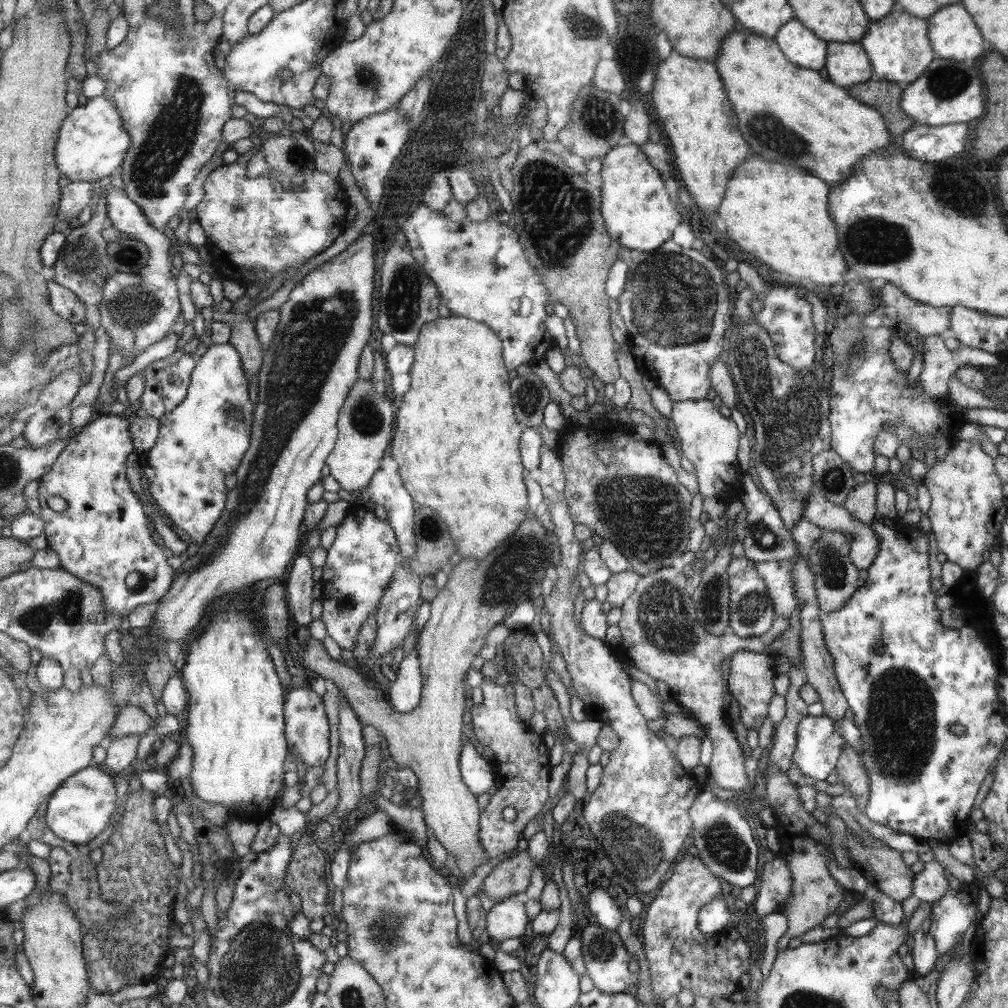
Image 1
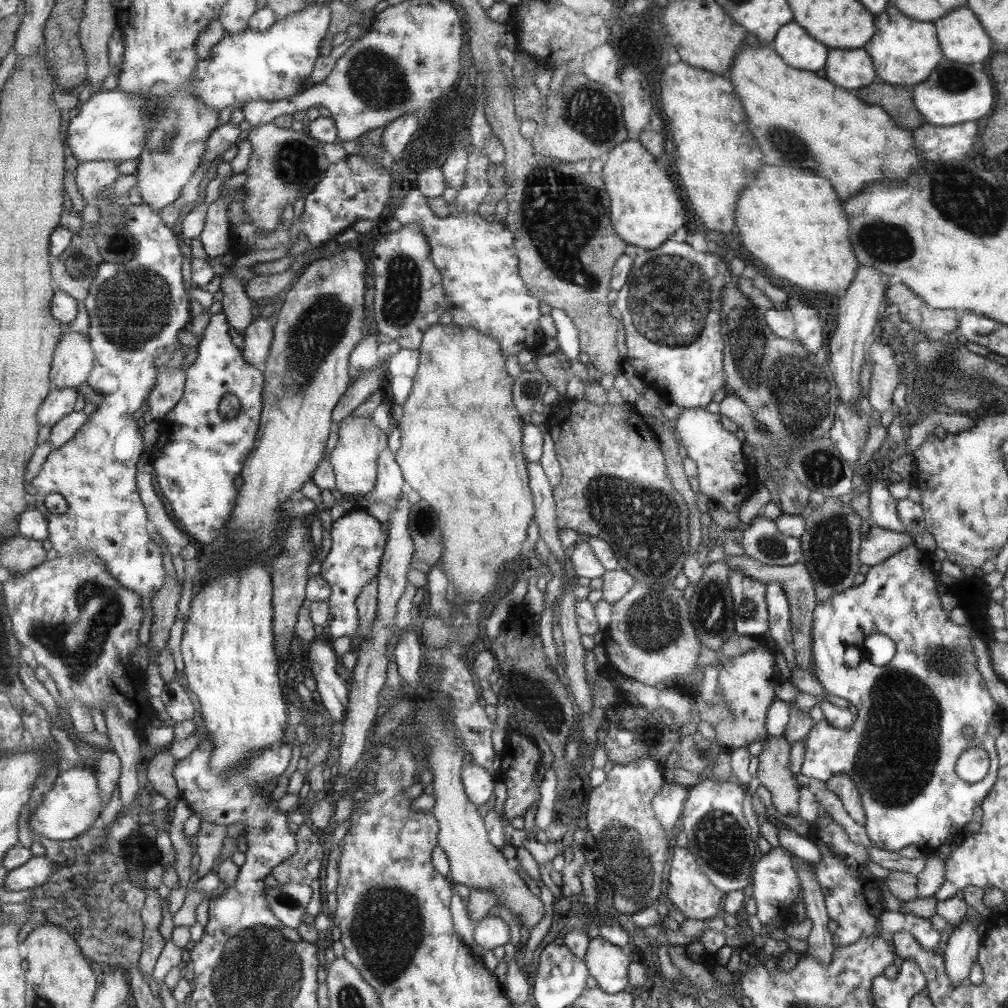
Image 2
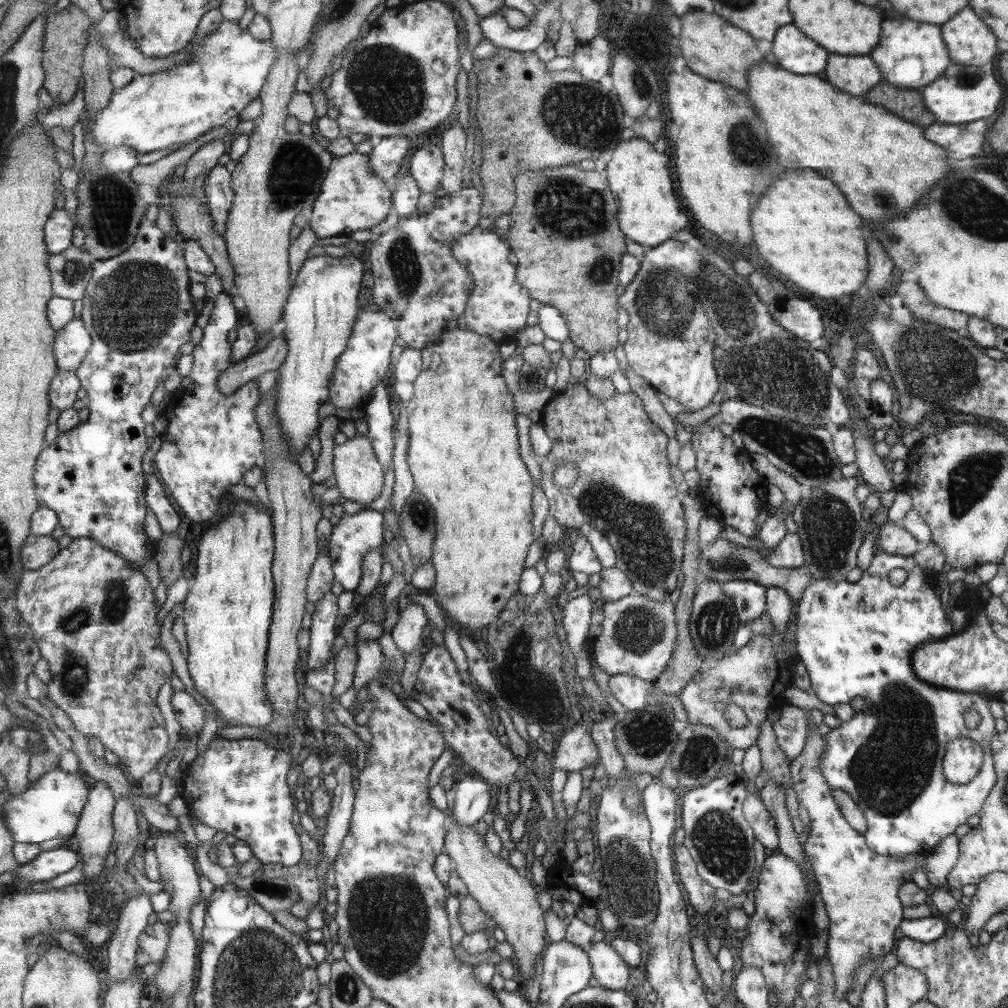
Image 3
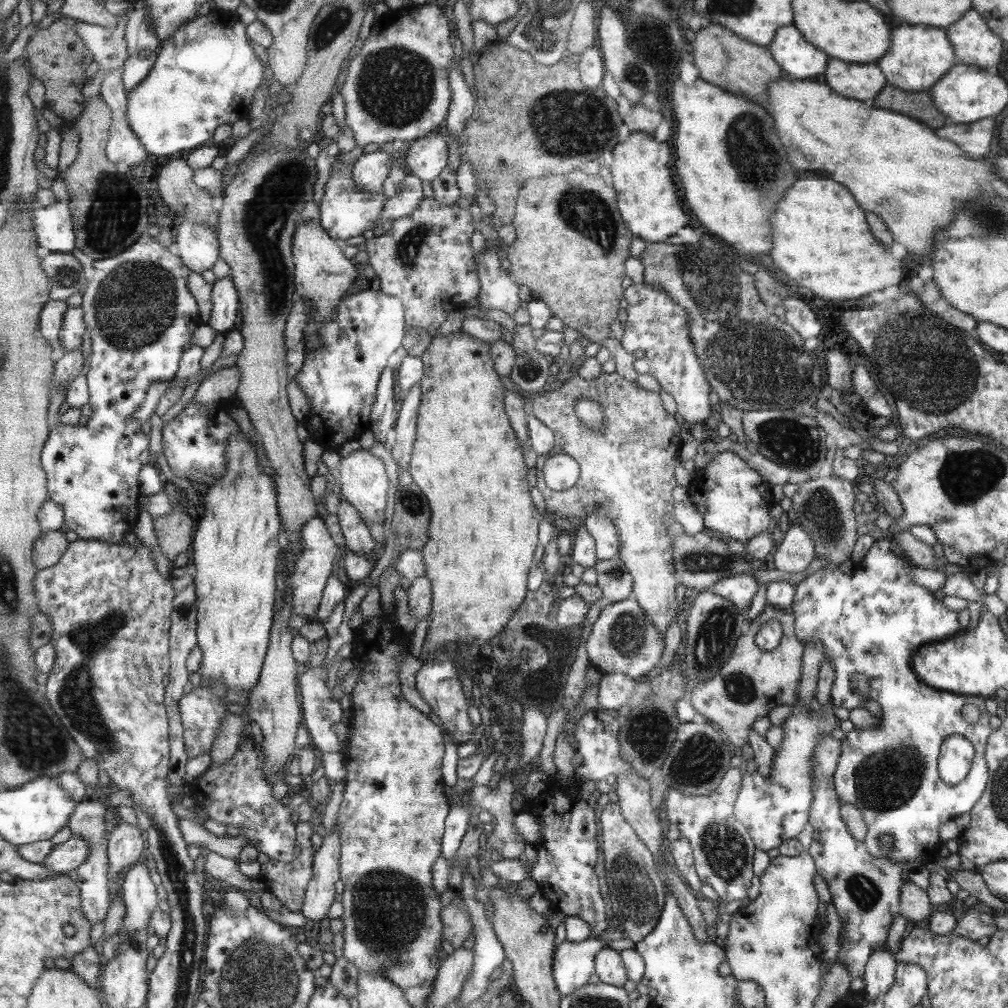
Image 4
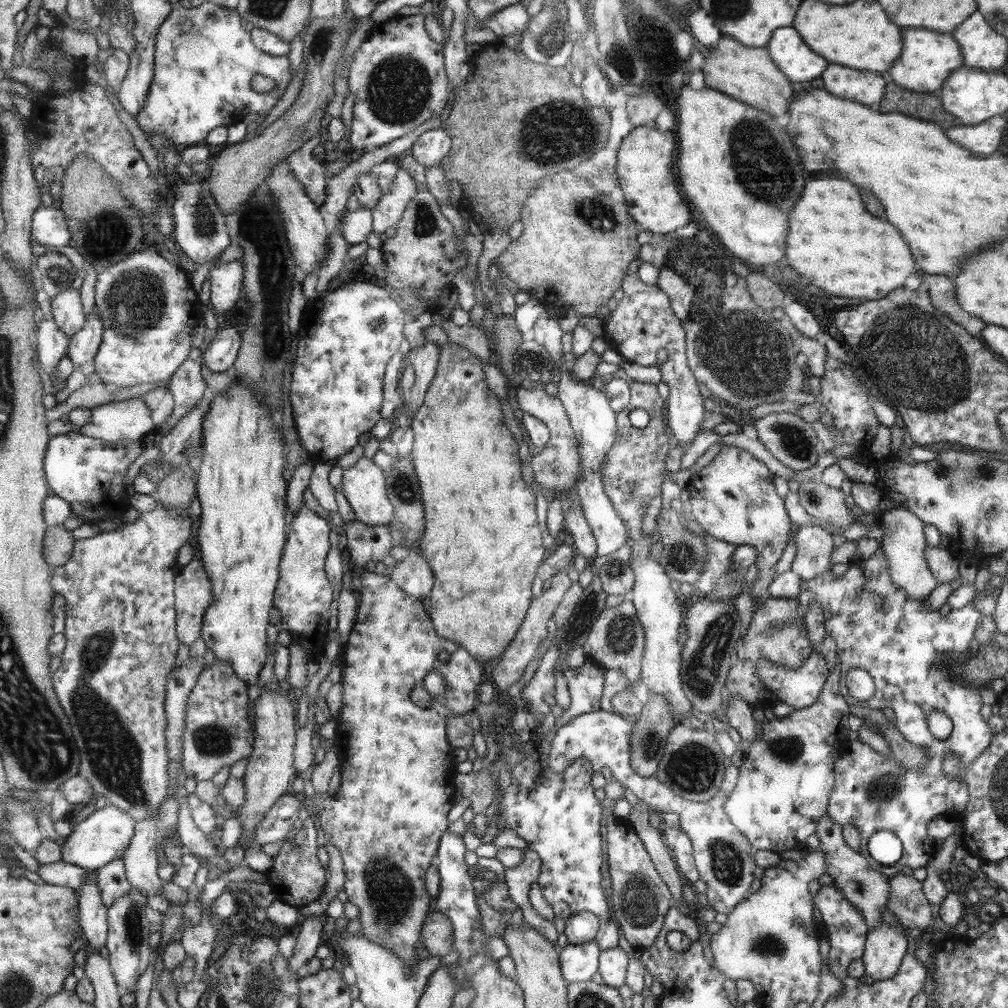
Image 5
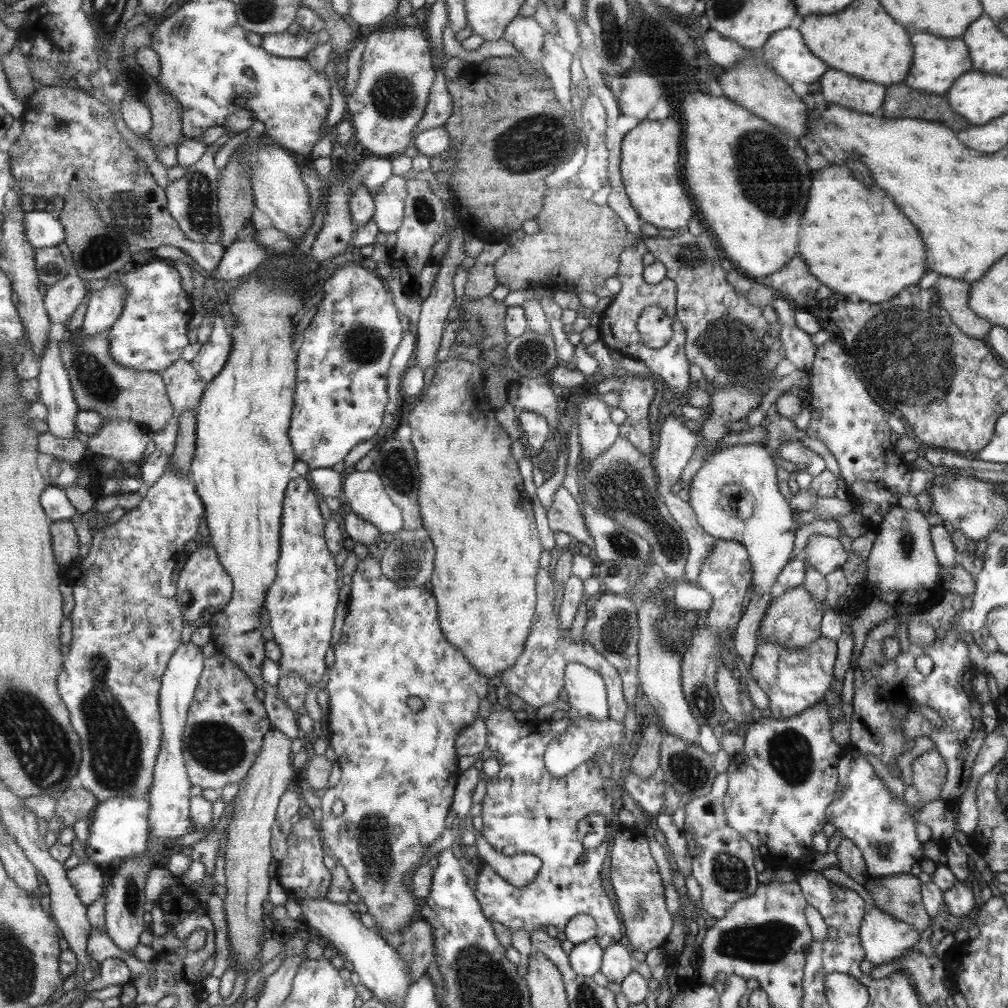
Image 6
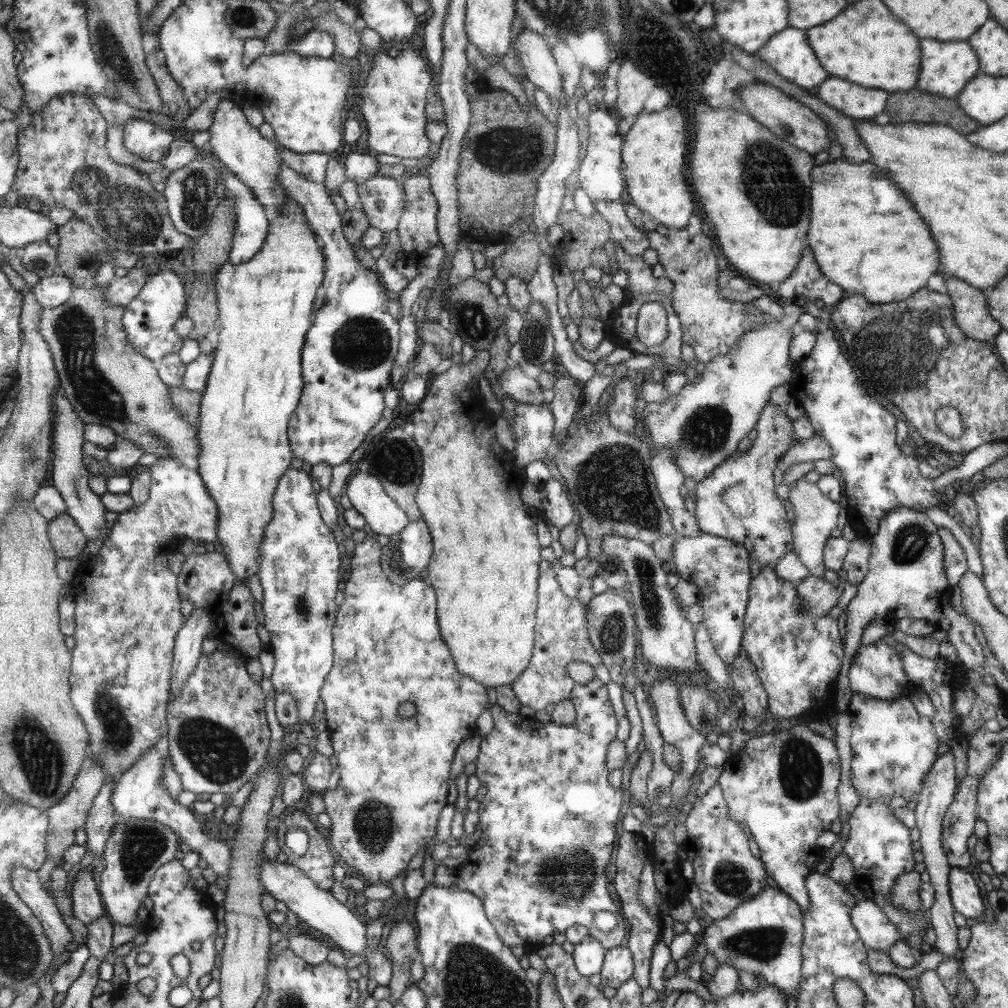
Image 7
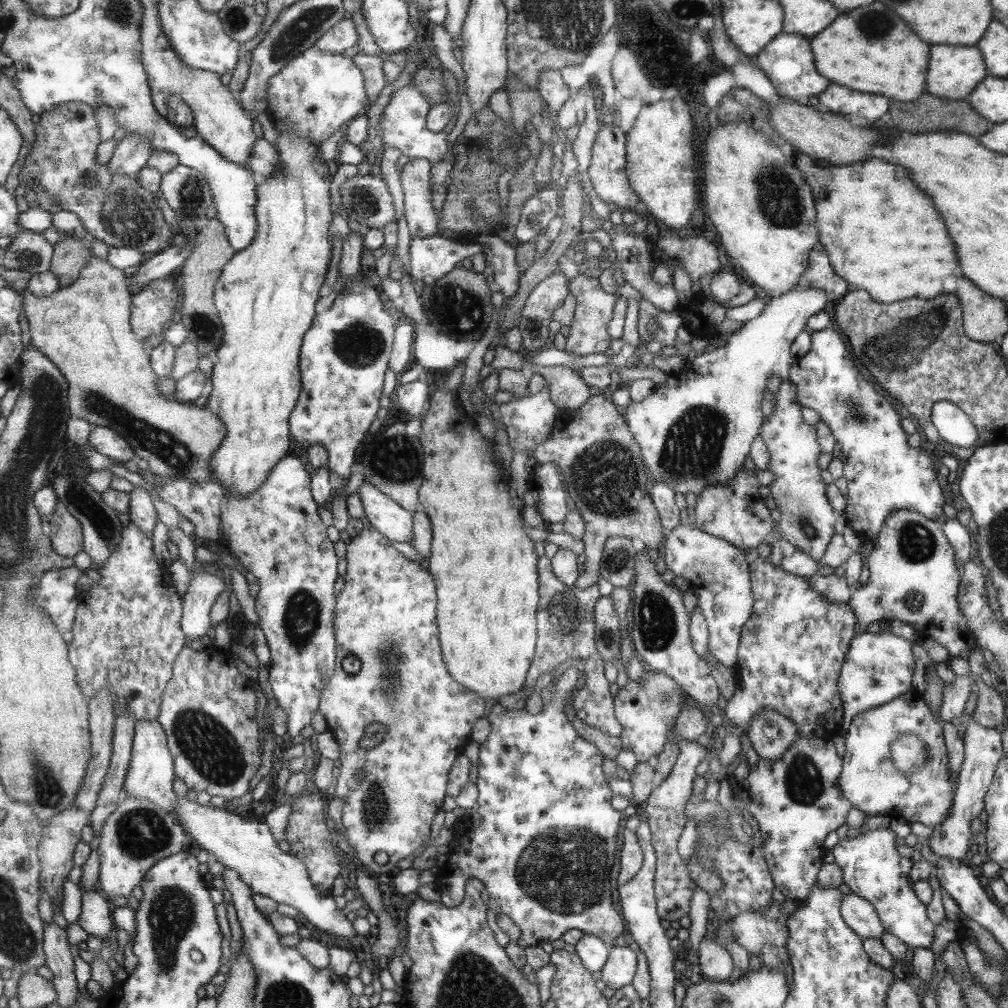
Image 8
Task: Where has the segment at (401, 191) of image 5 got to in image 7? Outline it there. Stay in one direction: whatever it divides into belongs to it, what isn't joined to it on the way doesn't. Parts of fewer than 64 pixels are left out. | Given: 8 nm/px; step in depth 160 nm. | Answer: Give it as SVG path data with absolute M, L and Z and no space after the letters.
M376 175L365 183L357 185L359 195L358 206L367 218L369 227L374 227L381 233L389 233L397 229L401 216L403 192L393 178Z

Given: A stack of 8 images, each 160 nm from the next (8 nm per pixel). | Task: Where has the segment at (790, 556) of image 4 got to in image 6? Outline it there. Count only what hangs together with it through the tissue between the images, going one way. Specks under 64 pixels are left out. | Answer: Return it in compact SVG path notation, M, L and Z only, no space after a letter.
M820 534L809 535L802 552L806 567L813 566L821 576L841 567L847 554L837 538Z

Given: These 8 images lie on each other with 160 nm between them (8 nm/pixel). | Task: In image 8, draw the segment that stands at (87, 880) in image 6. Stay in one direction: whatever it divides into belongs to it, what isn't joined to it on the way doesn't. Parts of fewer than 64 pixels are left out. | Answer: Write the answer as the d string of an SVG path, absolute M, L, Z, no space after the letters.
M80 887L81 892L82 892L82 913L80 914L80 919L77 921L91 936L100 936L100 937L105 937L108 934L111 934L111 931L113 930L115 932L115 930L117 930L117 926L114 923L113 920L113 905L112 903L109 901L109 899L107 897L103 897L103 895L101 895L101 893L99 894L99 892L96 891L83 891L83 889Z

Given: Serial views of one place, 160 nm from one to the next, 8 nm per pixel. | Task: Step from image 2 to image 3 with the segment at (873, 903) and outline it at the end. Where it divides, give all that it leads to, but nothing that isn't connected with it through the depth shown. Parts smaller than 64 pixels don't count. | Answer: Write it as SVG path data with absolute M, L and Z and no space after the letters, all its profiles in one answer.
M808 719L804 747L789 763L789 776L798 806L806 810L810 820L809 832L802 847L829 918L825 952L834 972L835 998L843 1000L854 970L860 967L867 955L883 957L893 951L898 938L897 926L902 920L904 908L897 898L897 889L914 867L924 872L924 857L909 855L905 862L892 861L889 856L881 856L868 847L863 834L858 833L844 819L839 805L832 797L831 789L819 773L824 739L817 729L810 732L810 727Z

